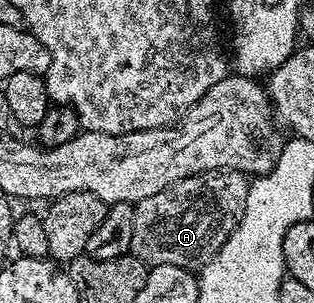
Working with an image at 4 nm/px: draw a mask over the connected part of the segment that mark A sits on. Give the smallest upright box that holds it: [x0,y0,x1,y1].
[130,168,250,270]

